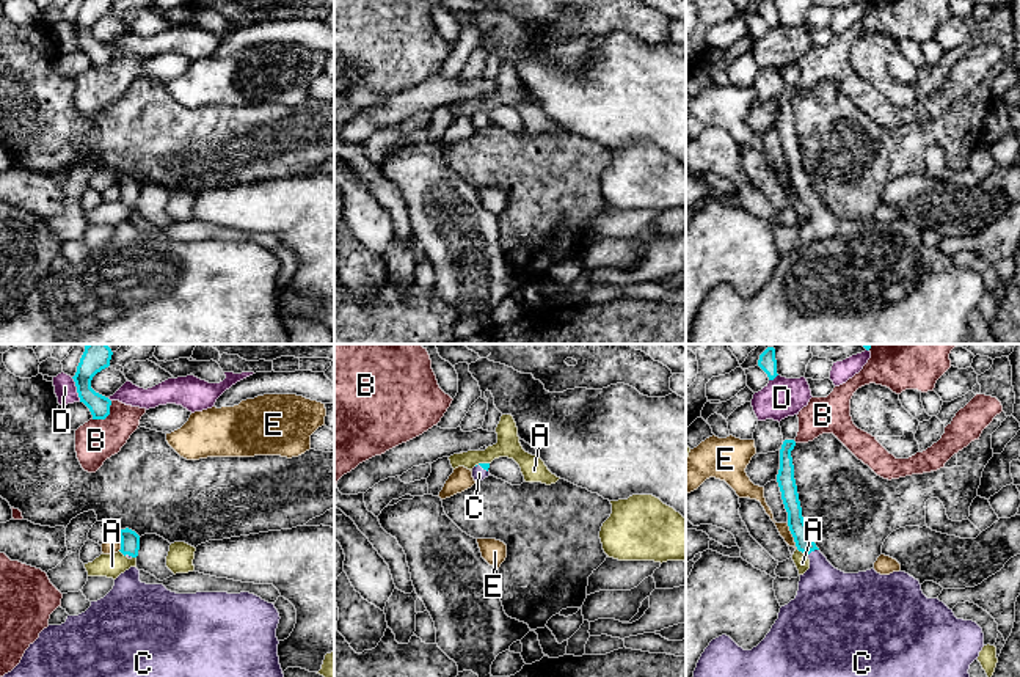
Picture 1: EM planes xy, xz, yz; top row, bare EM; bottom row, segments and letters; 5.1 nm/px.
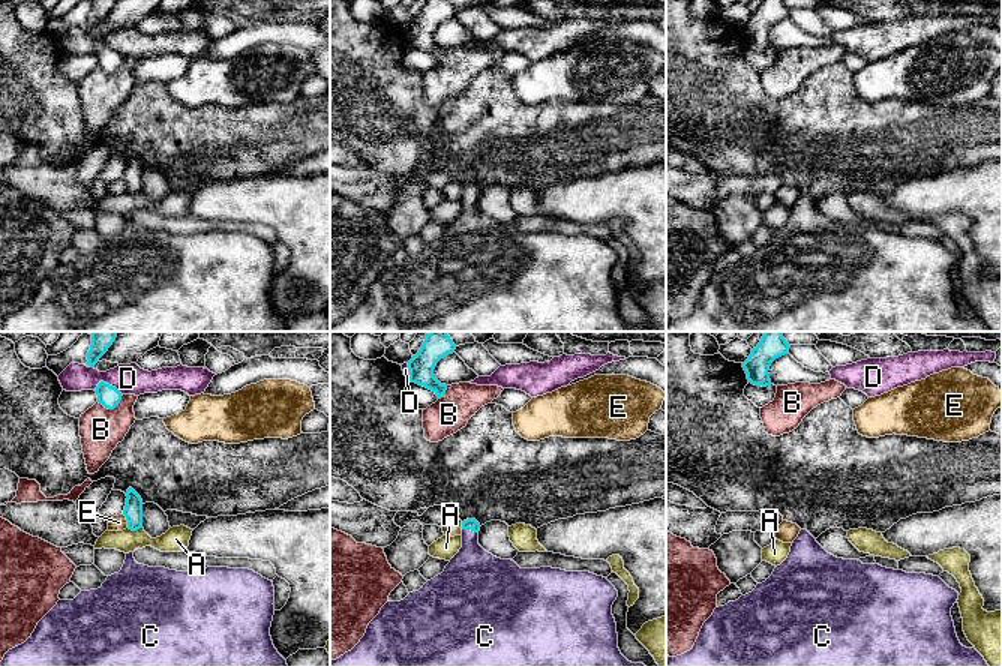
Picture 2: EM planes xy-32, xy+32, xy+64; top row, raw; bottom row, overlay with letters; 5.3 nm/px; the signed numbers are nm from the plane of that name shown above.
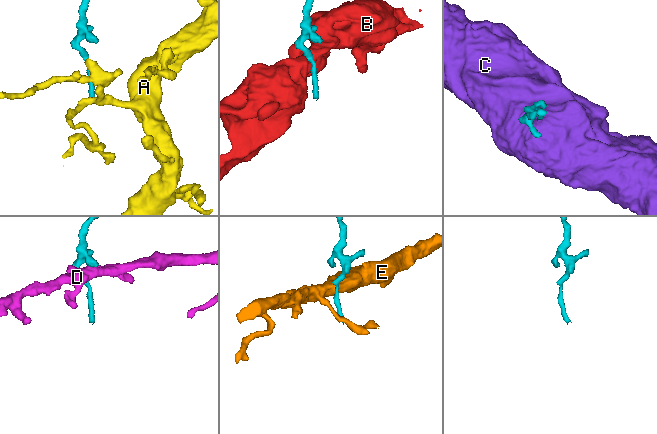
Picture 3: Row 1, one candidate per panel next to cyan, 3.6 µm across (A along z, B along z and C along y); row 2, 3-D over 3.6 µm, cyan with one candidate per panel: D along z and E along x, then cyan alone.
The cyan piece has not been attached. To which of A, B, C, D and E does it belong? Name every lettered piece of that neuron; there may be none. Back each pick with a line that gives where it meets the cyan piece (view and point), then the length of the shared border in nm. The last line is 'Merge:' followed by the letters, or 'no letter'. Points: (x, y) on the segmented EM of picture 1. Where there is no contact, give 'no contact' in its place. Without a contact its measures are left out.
C: yz (812, 550) | 70 nm
Merge: C

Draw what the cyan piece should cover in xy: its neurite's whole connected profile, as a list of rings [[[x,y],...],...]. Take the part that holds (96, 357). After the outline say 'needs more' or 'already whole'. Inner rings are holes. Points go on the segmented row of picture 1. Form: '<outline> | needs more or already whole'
[[[86,344],[85,352],[72,377],[80,402],[83,402],[93,419],[105,419],[110,415],[111,401],[91,388],[93,377],[110,366],[111,349],[107,344]]] | already whole

